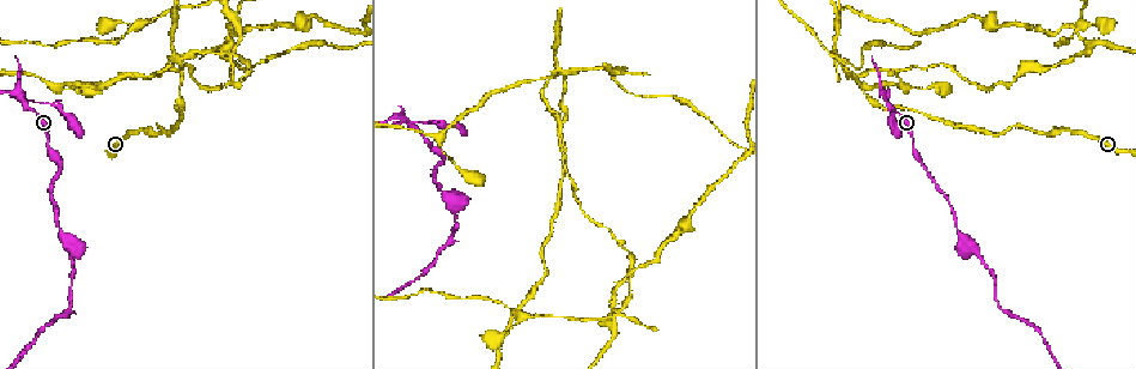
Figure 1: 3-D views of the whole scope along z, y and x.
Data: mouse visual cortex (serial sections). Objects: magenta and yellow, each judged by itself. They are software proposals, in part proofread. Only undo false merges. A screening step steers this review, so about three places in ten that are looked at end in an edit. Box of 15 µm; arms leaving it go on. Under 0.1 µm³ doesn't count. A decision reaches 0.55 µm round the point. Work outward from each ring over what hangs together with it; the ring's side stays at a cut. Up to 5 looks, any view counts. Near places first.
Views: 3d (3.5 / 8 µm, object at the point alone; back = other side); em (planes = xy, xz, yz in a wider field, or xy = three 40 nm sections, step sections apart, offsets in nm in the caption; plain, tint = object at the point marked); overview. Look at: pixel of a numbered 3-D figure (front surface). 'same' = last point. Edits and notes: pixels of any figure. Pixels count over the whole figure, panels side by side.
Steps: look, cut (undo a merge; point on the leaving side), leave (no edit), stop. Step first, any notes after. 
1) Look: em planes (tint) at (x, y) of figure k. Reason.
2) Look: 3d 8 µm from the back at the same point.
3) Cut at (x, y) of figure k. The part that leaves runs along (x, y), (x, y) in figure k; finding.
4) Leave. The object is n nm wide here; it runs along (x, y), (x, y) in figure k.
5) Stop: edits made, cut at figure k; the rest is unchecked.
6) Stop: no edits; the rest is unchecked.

Look: 3d 3.5 µm at (565, 121) of figure 1. Sharp bend.

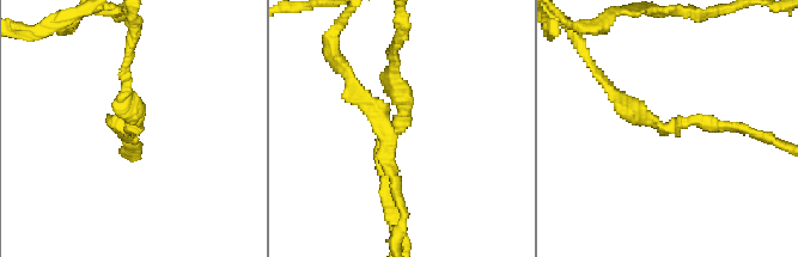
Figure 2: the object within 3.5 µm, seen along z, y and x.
Look: em planes (tint) at (138, 127) of figure 2. The arms are 150, 250 nm wide.

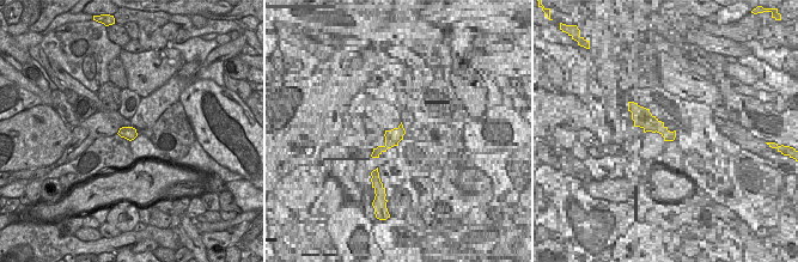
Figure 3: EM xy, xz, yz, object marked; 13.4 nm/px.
Leave. One cell here.

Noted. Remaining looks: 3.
Look: 3d 3.5 µm from the back at (560, 72) of figure 1. Looks like a crossing.

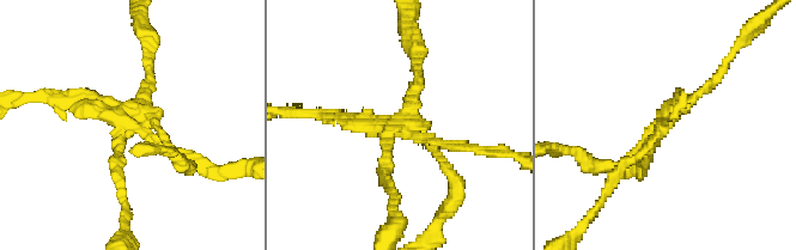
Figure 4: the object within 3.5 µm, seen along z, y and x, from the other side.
Look: em xy step 1 (tint) at (398, 126) of figure 4.

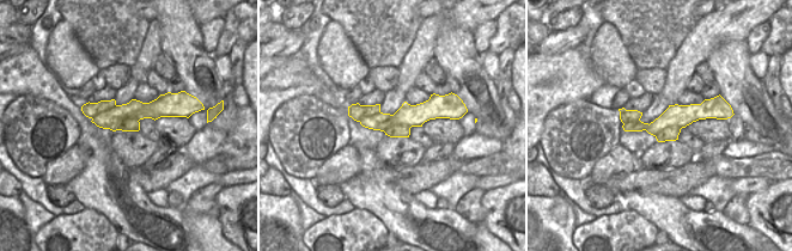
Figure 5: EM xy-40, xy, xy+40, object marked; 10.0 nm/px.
Cut at (76, 104) of figure 4. A second cell is stuck on.

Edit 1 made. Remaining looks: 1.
Stop: edits made, cut at figure 4; the rest is unchecked.

